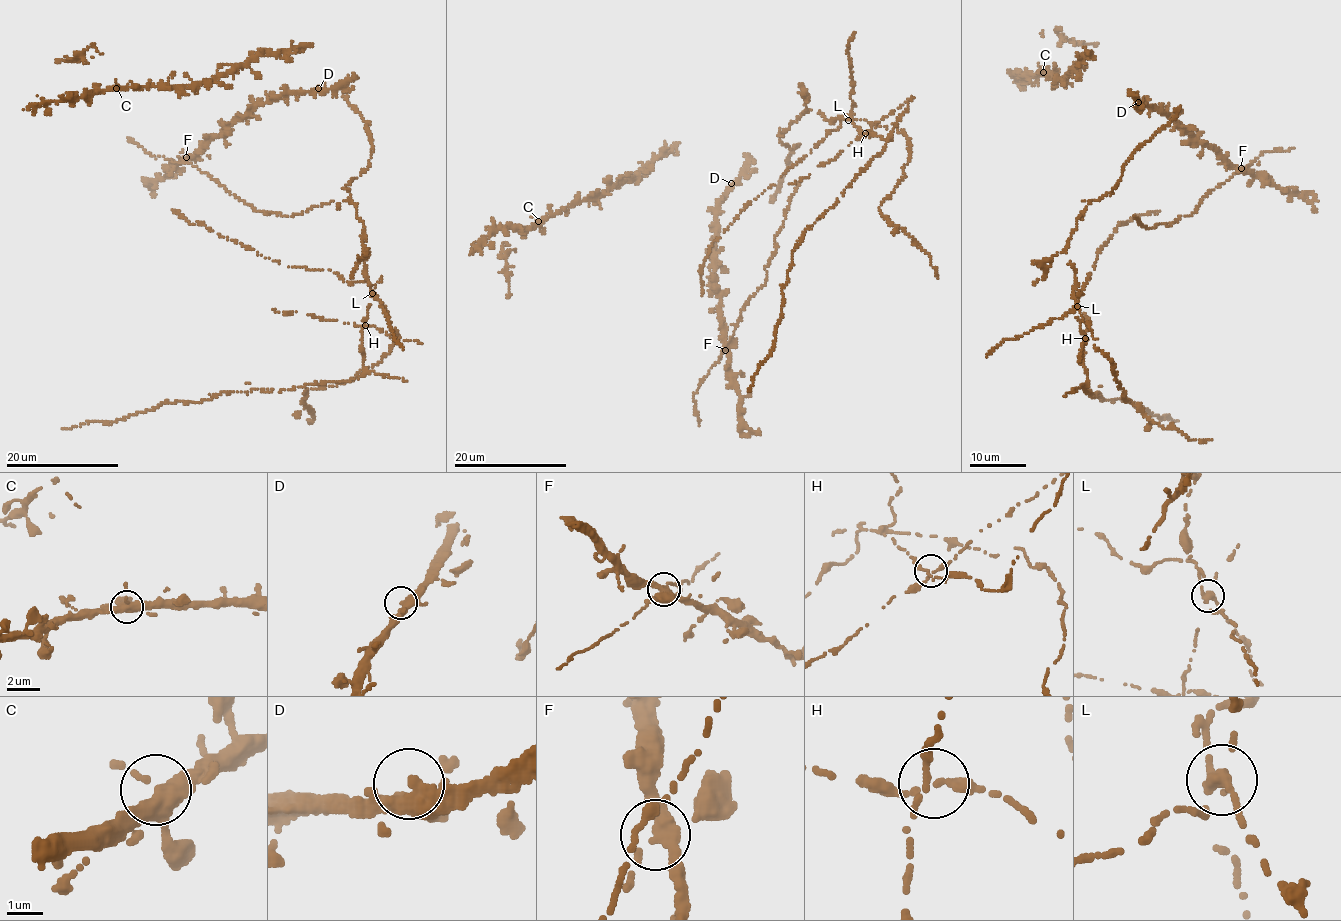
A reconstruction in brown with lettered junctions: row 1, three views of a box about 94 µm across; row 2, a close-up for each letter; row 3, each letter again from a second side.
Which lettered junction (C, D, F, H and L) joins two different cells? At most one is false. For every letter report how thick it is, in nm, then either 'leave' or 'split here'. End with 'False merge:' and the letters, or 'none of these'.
C: 360 nm | leave
D: 280 nm | leave
F: 300 nm | leave
H: 170 nm | leave
L: 280 nm | split here
False merge: L

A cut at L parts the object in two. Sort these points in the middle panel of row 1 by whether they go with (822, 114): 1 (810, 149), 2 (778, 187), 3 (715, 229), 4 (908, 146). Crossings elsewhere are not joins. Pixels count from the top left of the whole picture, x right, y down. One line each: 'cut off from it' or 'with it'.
1: with it
2: with it
3: cut off from it
4: with it

